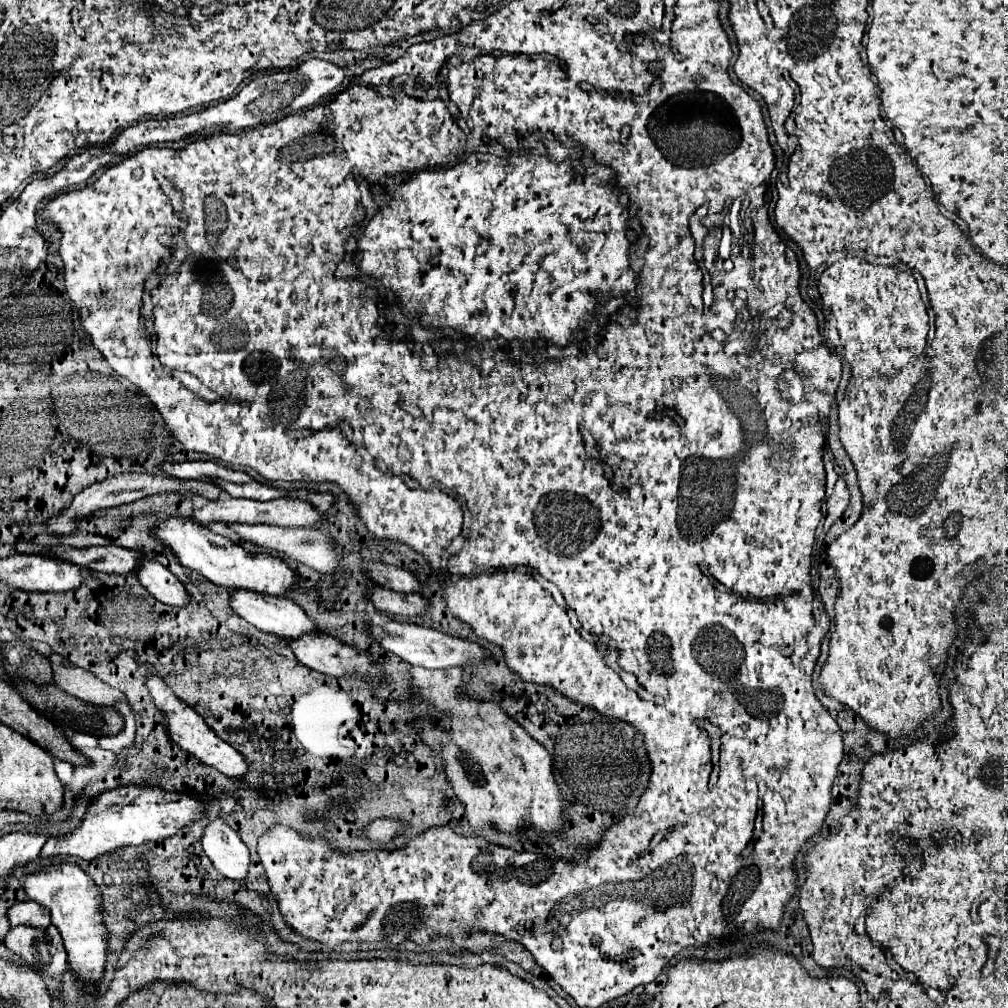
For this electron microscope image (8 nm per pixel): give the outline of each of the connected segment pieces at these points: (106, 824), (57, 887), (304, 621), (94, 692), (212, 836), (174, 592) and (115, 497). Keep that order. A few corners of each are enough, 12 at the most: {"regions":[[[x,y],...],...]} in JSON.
{"regions":[[[121,786],[41,858],[93,860],[177,834],[203,816],[187,792]],[[77,864],[29,874],[23,890],[51,910],[69,964],[95,992],[109,932],[99,886]],[[231,592],[229,606],[255,628],[281,638],[317,632],[287,598]],[[51,652],[55,684],[89,704],[125,698],[91,672]],[[225,820],[205,826],[201,844],[219,874],[247,876],[249,848]],[[141,558],[135,576],[163,604],[185,606],[185,586],[157,560]],[[143,472],[87,486],[49,520],[55,536],[73,534],[79,516],[175,492],[219,500],[213,482]]]}

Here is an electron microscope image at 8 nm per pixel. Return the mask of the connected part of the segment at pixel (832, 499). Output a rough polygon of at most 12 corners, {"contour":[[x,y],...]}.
{"contour":[[842,478],[835,492],[826,500],[827,511],[823,528],[828,532],[846,511],[850,493],[838,491]]}

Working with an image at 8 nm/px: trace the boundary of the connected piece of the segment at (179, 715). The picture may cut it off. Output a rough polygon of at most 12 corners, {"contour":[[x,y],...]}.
{"contour":[[161,676],[147,678],[169,738],[199,762],[231,778],[245,758],[215,736]]}

